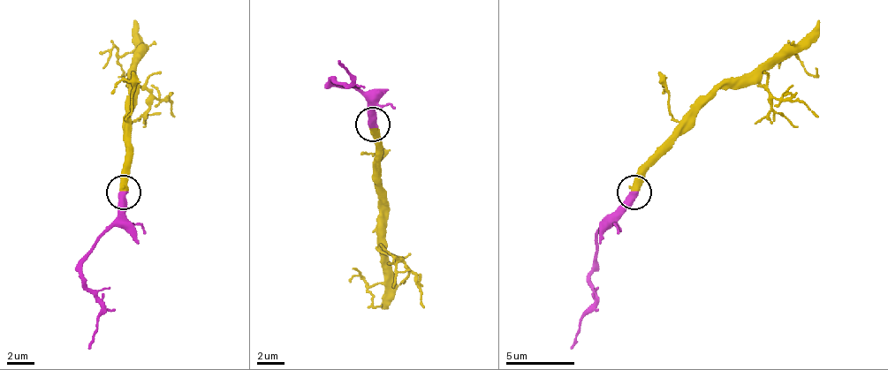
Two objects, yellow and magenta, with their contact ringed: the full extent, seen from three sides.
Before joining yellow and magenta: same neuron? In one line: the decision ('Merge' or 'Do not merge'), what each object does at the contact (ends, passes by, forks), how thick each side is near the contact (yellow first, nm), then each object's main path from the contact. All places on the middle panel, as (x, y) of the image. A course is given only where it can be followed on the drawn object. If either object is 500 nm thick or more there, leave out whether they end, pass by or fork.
Merge. Thickness 550 nm (yellow) against 500 nm. Course of yellow: (374, 124), (383, 280), (370, 286), (352, 269). Course of magenta: (374, 124), (374, 108), (352, 86), (332, 84), (332, 80), (349, 84), (339, 59)

